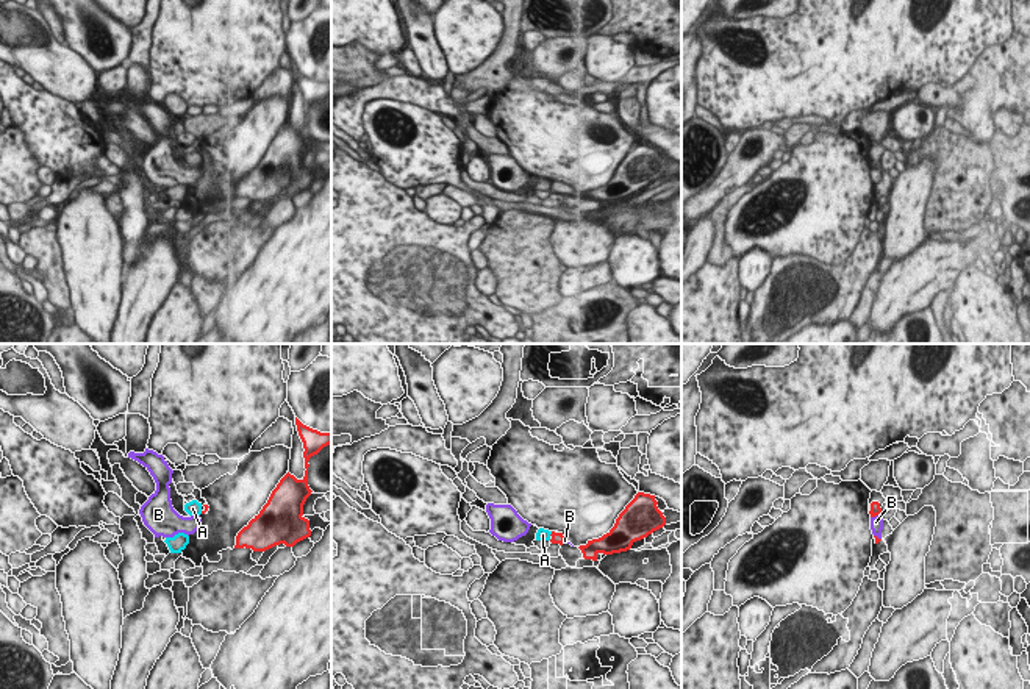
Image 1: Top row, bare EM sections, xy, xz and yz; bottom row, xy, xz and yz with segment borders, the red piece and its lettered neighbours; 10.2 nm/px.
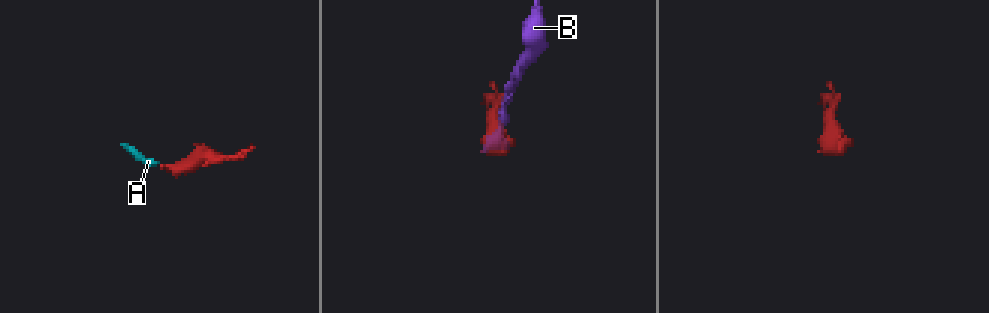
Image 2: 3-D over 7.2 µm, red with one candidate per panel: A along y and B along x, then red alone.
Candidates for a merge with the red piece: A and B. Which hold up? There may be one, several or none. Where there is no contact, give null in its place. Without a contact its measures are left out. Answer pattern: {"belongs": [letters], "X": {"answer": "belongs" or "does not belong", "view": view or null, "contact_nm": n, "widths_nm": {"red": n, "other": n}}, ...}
{"belongs": ["B"], "A": {"answer": "does not belong", "view": "xz", "contact_nm": 60, "widths_nm": {"red": 130, "other": 130}}, "B": {"answer": "belongs", "view": "yz", "contact_nm": 120, "widths_nm": {"red": 120, "other": 130}}}

